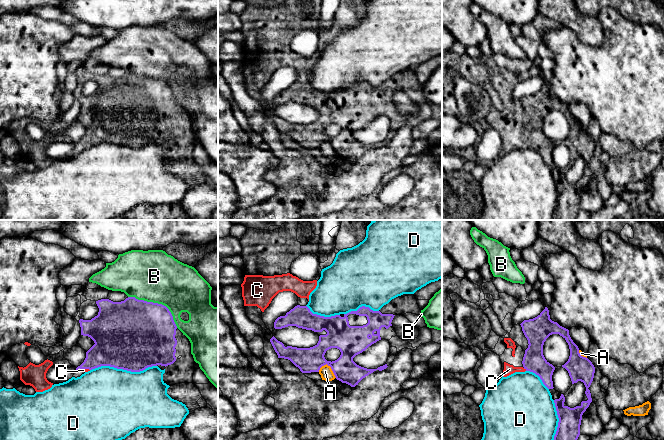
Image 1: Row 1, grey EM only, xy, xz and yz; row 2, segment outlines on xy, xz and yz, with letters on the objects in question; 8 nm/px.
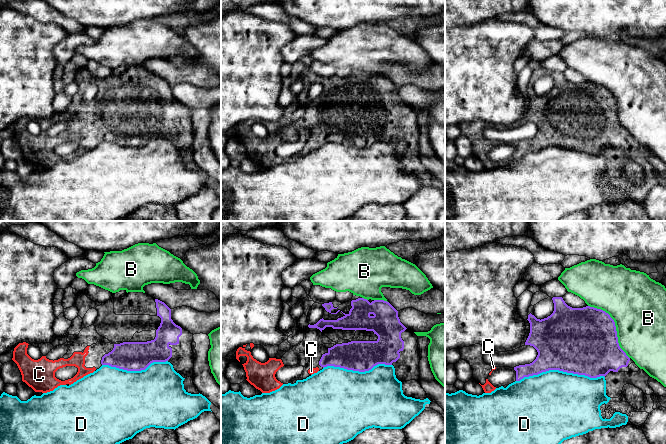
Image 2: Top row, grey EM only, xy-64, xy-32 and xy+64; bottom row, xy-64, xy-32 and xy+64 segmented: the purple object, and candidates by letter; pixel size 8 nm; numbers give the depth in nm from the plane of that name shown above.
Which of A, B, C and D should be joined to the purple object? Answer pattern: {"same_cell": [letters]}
{"same_cell": ["C"]}

